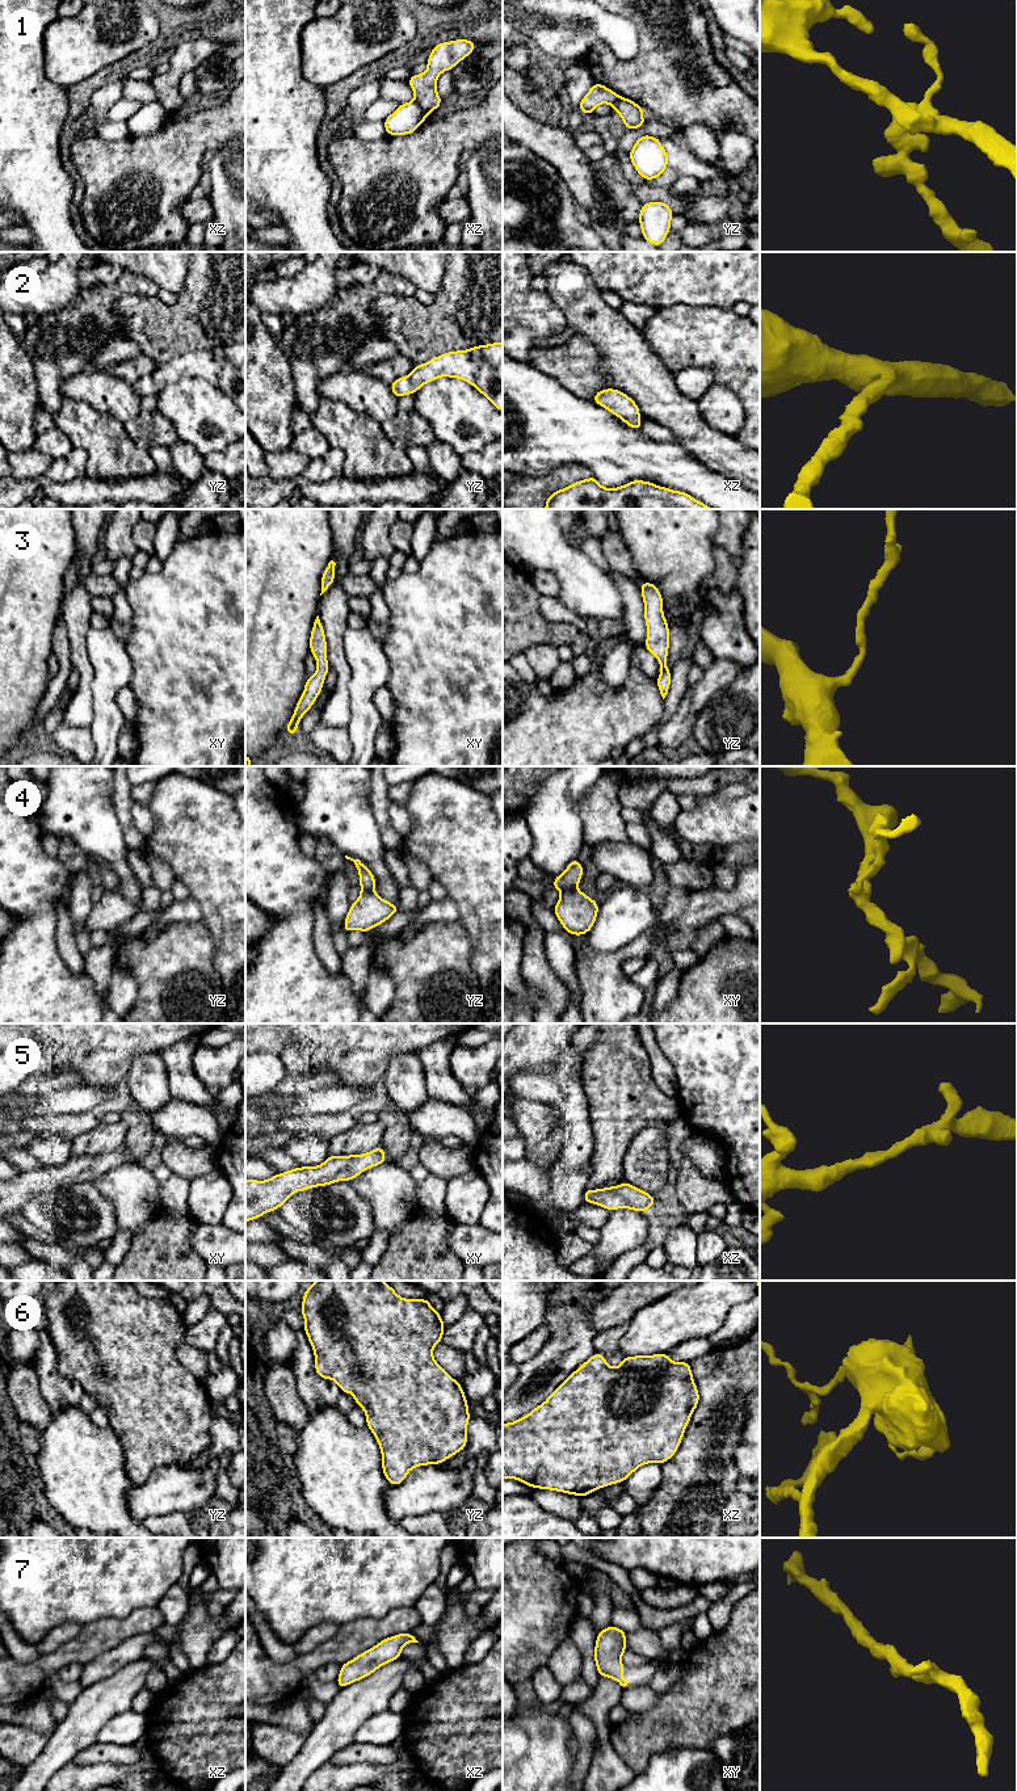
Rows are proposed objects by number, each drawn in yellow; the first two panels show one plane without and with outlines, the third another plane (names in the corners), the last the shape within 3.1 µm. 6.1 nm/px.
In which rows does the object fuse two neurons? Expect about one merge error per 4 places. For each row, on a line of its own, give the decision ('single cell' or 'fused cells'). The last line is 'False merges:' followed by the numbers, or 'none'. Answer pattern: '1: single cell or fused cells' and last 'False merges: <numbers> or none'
1: fused cells
2: single cell
3: single cell
4: fused cells
5: single cell
6: single cell
7: single cell
False merges: 1, 4

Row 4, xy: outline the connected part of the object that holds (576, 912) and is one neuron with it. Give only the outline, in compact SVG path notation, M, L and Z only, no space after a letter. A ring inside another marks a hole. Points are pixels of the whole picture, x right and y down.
M577 888L563 891L552 908L566 932L572 936L588 934L593 928L600 905Z

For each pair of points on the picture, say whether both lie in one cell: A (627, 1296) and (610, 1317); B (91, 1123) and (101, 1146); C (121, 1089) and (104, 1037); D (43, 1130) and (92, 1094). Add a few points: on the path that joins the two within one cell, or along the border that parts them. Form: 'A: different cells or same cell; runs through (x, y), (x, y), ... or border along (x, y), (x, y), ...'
A: same cell; runs through (623, 1302), (614, 1312)
B: different cells; border along (100, 1121), (71, 1142)
C: different cells; border along (124, 1079), (116, 1085)
D: different cells; border along (97, 1105), (82, 1113), (37, 1115)

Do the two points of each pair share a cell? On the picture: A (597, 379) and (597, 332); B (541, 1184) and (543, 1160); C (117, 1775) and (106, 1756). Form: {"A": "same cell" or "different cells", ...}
{"A": "different cells", "B": "different cells", "C": "different cells"}

